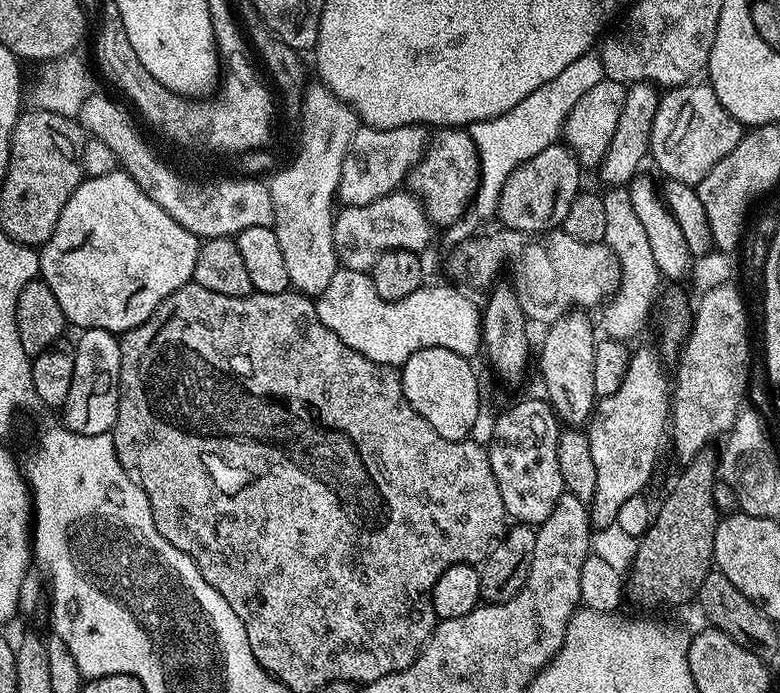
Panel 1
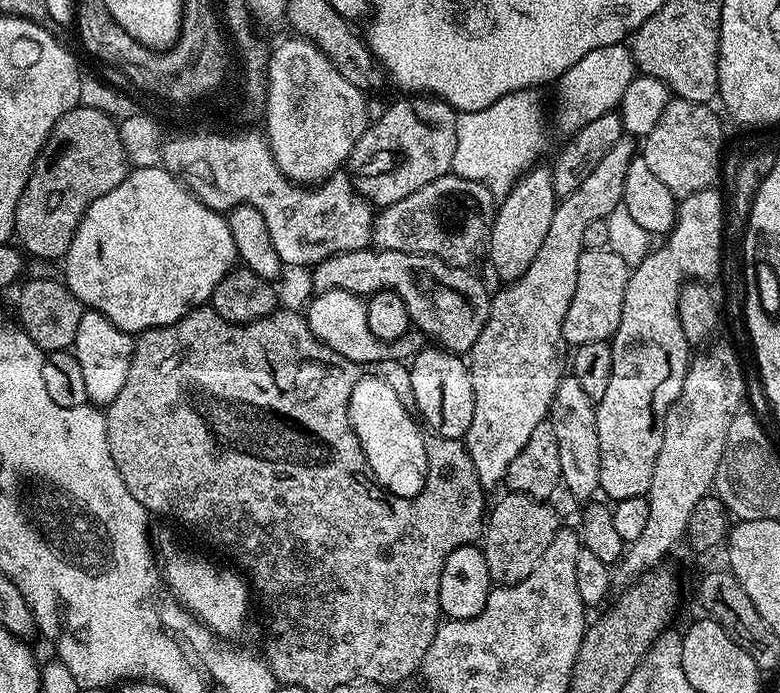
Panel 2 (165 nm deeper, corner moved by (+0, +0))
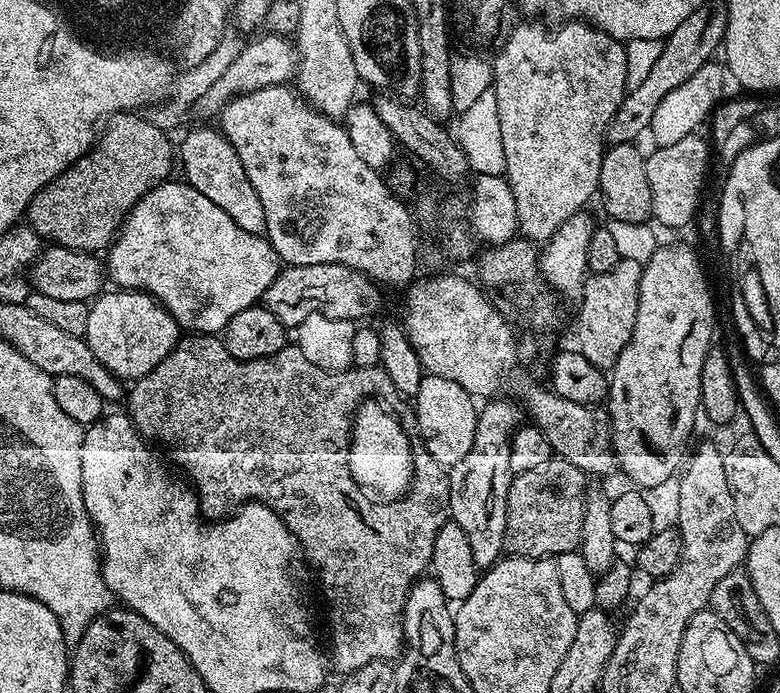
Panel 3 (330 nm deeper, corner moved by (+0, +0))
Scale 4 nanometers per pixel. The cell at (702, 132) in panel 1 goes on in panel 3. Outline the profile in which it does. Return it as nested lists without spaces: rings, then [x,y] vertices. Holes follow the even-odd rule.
[[[693,134],[670,146],[659,146],[655,151],[649,151],[646,156],[646,182],[650,182],[655,223],[661,229],[691,225],[702,203],[700,191],[704,188],[704,175],[708,172],[709,141],[705,137],[703,140],[700,134]]]

